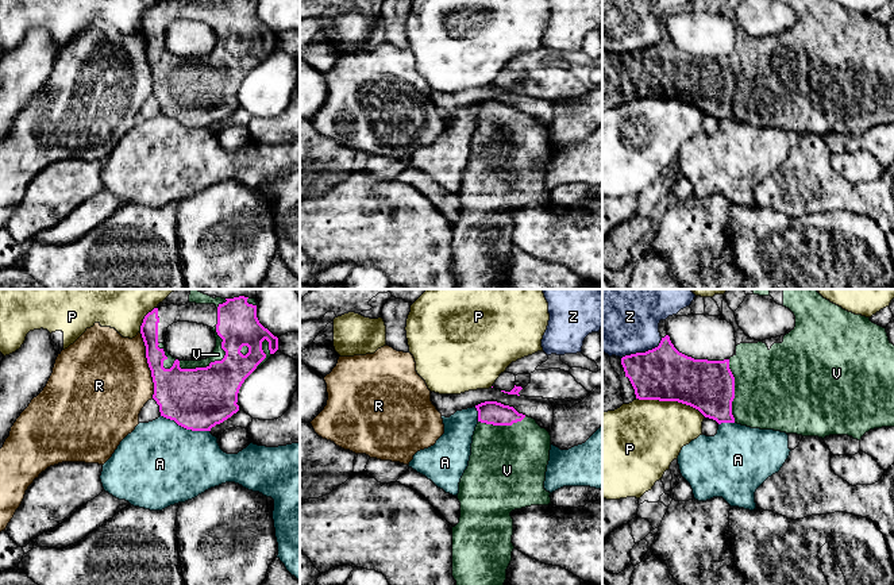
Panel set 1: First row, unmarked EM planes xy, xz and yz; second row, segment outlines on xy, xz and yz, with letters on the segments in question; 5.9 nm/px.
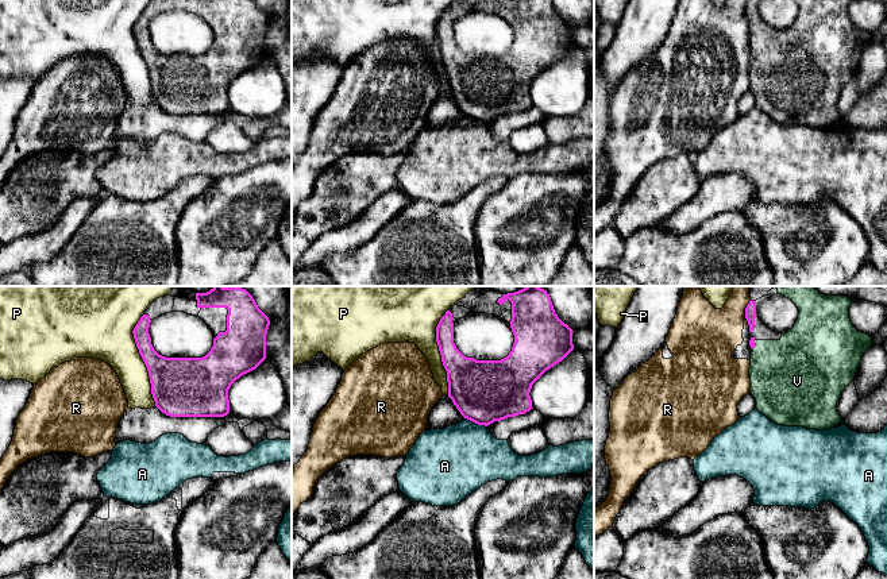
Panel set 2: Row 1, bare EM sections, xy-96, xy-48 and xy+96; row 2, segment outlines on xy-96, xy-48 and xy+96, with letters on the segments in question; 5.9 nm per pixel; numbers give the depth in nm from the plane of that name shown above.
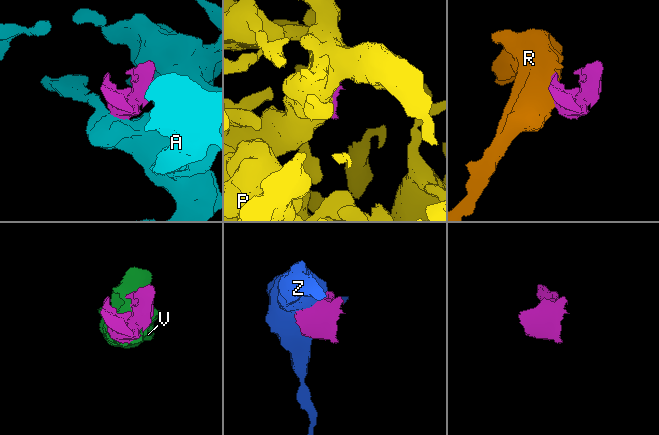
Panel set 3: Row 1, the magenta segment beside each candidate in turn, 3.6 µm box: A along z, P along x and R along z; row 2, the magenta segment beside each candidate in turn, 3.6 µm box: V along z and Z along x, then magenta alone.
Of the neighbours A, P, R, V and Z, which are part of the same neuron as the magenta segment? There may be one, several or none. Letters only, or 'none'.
V

